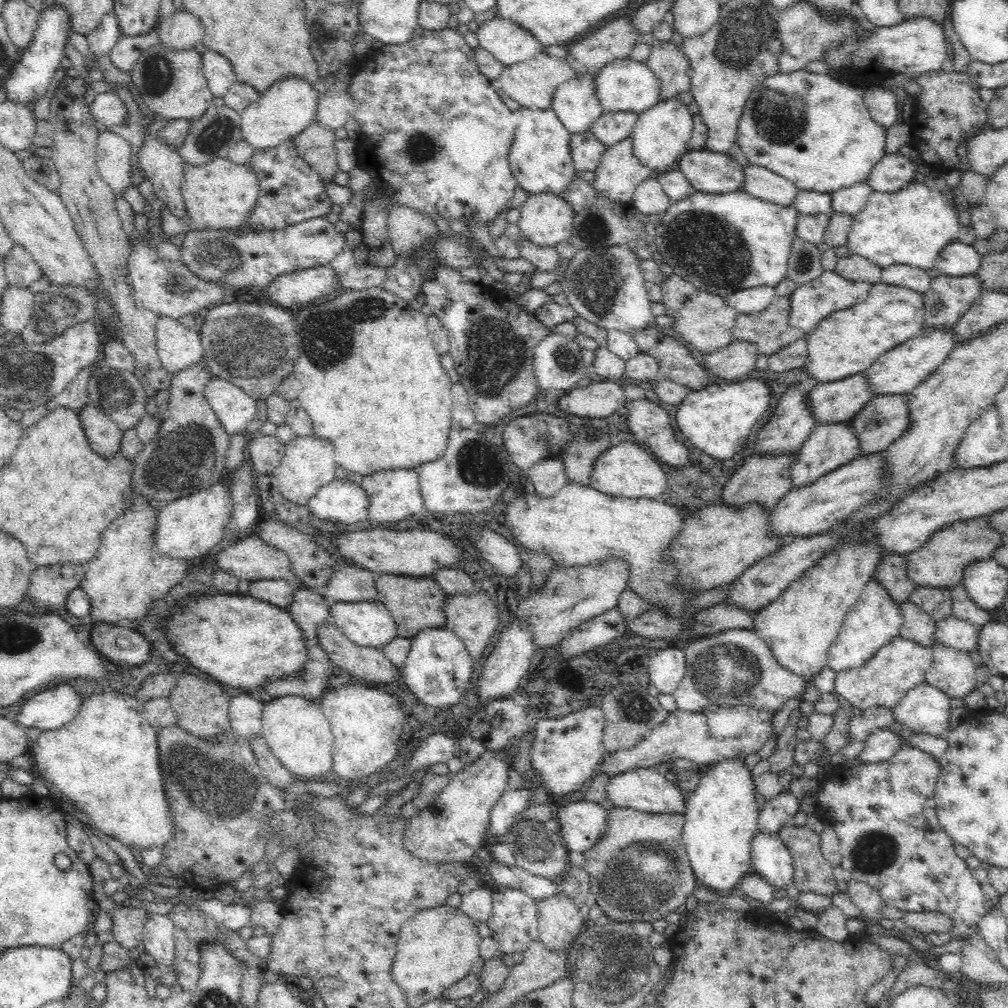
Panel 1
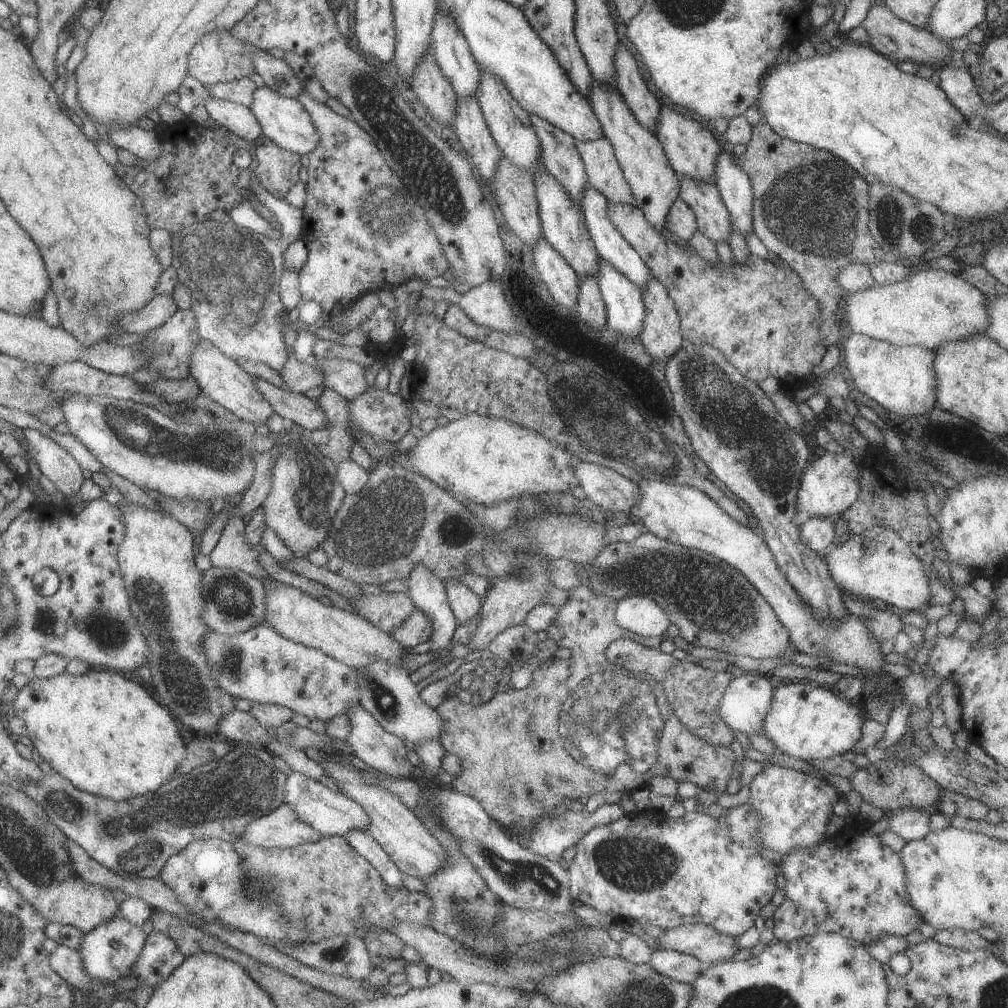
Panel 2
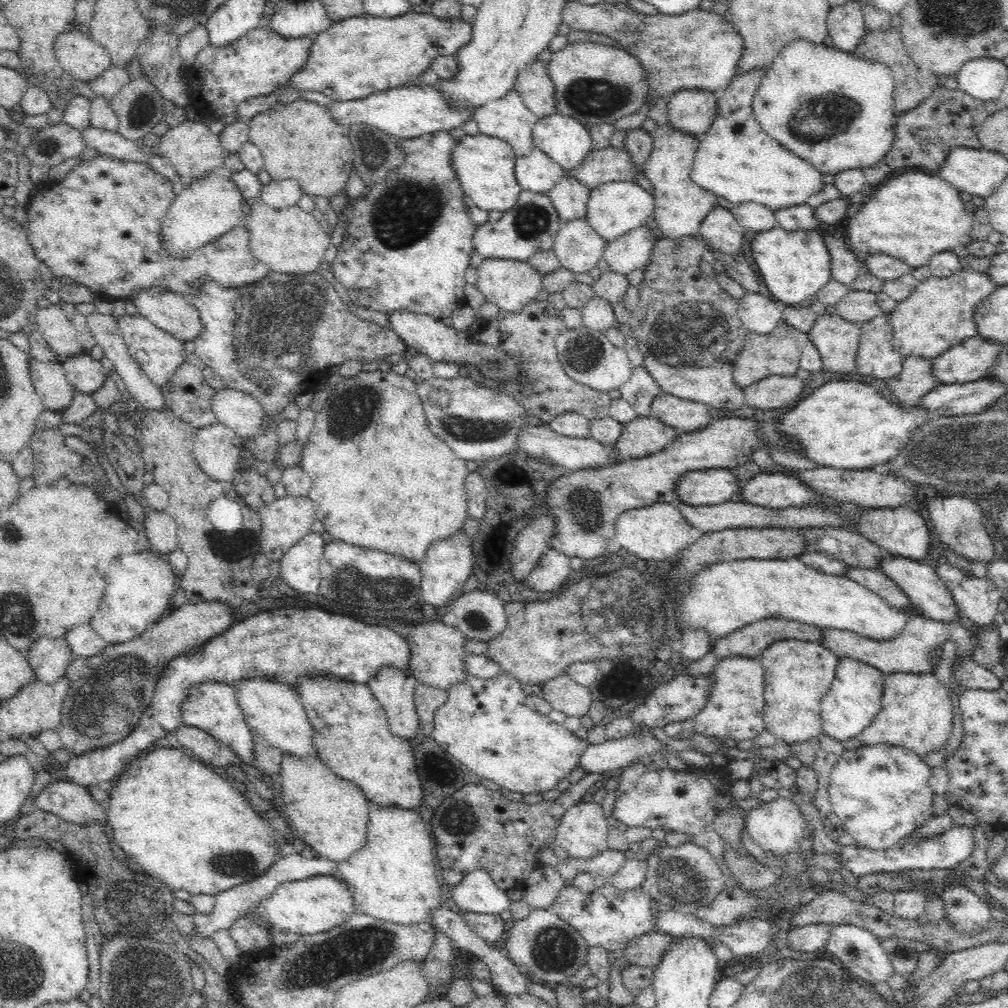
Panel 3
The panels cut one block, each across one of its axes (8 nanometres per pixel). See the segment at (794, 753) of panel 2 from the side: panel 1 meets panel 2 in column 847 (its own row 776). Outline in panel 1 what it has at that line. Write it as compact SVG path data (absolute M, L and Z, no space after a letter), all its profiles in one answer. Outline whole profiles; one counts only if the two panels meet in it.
M730 757L701 768L702 776L696 790L687 795L685 800L685 823L682 840L698 885L705 885L718 895L736 892L738 886L751 870L751 840L757 833L757 820L761 807L755 799L755 782L752 773L746 767L744 757Z

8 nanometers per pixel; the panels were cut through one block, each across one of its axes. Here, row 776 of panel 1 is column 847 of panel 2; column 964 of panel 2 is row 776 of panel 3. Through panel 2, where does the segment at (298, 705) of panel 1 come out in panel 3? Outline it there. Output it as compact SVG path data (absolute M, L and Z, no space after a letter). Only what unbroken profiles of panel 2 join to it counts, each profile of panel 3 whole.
M282 754L280 766L286 820L296 828L298 836L308 844L315 856L335 863L342 862L366 846L370 802L358 786L334 774L313 754L304 758Z

